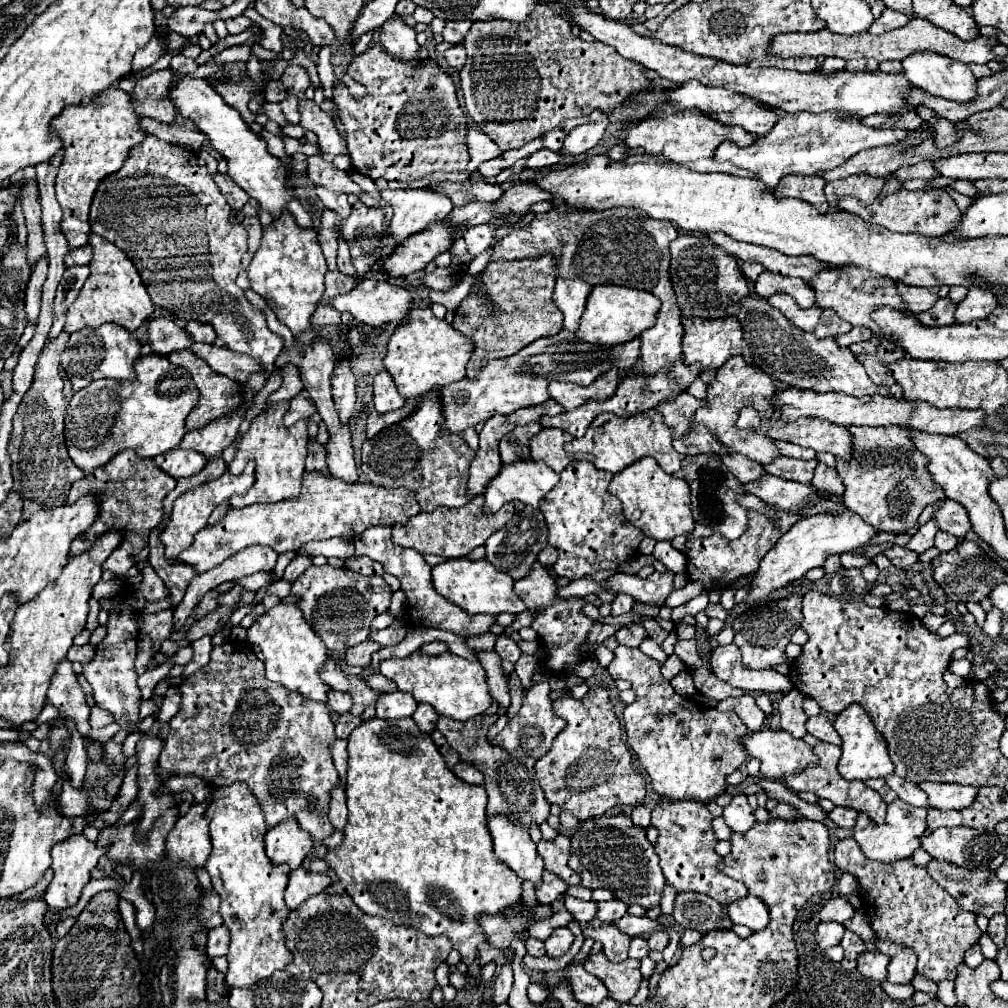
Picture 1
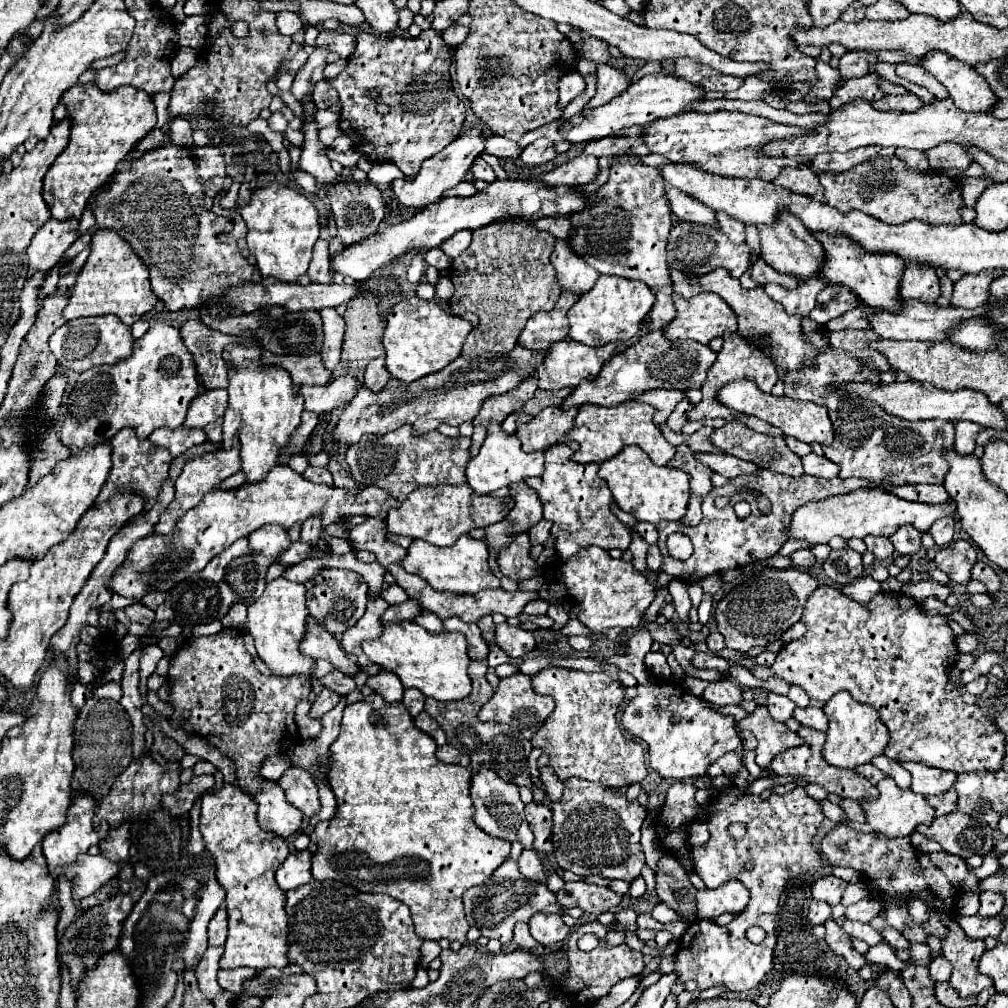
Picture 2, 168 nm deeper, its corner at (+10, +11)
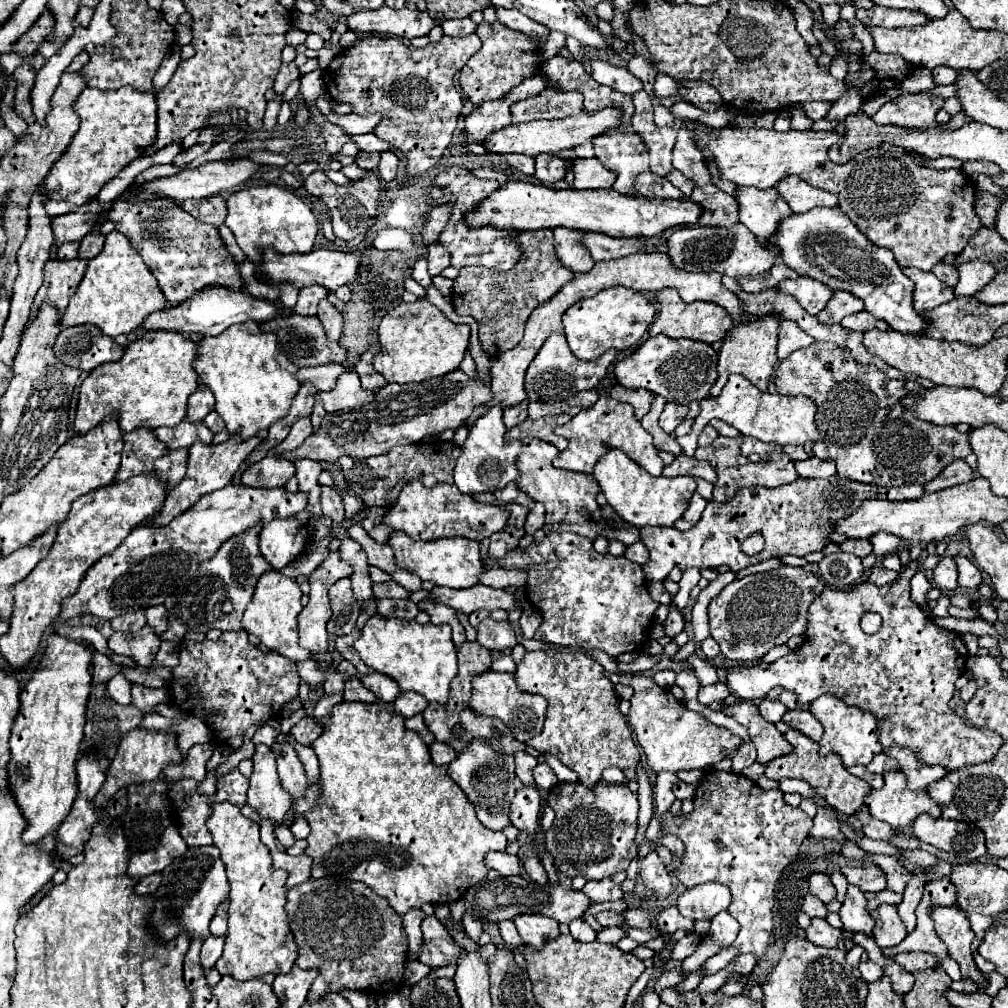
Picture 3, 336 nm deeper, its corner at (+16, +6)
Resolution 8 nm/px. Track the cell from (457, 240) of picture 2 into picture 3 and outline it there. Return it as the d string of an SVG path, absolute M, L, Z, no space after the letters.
M440 241L430 243L428 245L428 271L430 275L440 275L440 271L444 267L450 265L450 257L448 257L448 249L444 249L444 245L440 245Z

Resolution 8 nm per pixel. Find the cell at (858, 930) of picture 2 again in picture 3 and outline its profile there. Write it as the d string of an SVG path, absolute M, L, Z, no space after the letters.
M848 885L846 899L842 903L842 909L838 911L846 931L850 931L850 933L872 933L874 919L866 911L866 903L868 903L866 895L856 885Z

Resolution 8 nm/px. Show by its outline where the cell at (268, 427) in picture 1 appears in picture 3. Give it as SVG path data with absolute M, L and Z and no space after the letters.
M256 321L232 325L232 329L216 337L204 337L194 367L200 381L214 393L216 413L224 419L228 433L236 433L244 441L286 417L300 389L296 379L298 367L280 353L276 335L260 331Z

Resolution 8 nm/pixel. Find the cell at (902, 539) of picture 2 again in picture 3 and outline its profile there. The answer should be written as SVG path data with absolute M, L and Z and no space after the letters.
M880 533L870 537L870 543L874 547L874 555L878 557L886 557L886 555L894 555L904 547L904 541L892 533Z

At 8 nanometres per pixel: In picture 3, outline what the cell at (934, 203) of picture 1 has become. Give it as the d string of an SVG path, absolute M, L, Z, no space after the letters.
M706 127L706 131L690 129L690 133L692 133L692 137L694 137L696 149L700 149L700 153L704 155L704 159L718 167L720 179L730 181L730 183L734 183L734 185L738 185L738 187L740 187L740 185L742 185L742 187L746 185L746 187L756 187L756 189L768 189L768 187L774 187L782 177L798 175L798 177L802 177L804 181L808 181L812 187L820 187L820 189L824 189L824 191L836 193L836 195L838 195L838 209L840 209L846 217L850 217L850 221L860 229L860 233L864 233L864 235L868 237L868 241L876 243L878 247L890 249L890 251L894 253L894 257L896 257L896 261L898 261L900 267L916 267L916 269L920 269L920 271L932 271L932 267L934 267L938 261L942 261L944 255L956 255L956 253L960 253L960 251L966 247L970 235L982 225L980 219L978 219L976 213L974 213L974 191L976 191L976 185L974 185L974 181L972 181L970 177L966 177L960 169L944 169L944 171L942 171L942 169L930 169L930 167L922 167L922 165L914 163L910 155L896 153L896 151L880 151L880 149L862 151L862 153L858 153L856 157L852 157L846 165L834 165L834 163L828 159L828 149L830 149L832 143L838 143L838 139L840 139L840 135L838 135L836 131L794 131L794 129L790 129L790 131L786 131L786 133L780 133L780 131L774 131L774 129L740 129L740 127L722 127L722 129L716 129L716 127Z

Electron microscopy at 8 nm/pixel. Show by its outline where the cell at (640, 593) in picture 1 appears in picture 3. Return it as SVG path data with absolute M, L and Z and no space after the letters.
M638 541L636 545L632 545L632 547L628 547L628 549L626 549L624 557L626 557L628 561L638 563L638 565L646 565L646 563L648 563L648 549L646 549L646 545L644 545L644 543L640 543L640 541Z

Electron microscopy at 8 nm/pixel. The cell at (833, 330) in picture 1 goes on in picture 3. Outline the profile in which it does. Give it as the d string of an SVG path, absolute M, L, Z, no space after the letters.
M836 291L834 297L828 301L828 305L816 315L816 319L824 325L832 325L832 323L840 323L842 317L858 313L862 309L864 309L864 303L858 297L846 291Z

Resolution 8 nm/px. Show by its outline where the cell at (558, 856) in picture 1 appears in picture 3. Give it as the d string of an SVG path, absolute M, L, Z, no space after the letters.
M524 785L512 801L510 809L510 821L512 825L528 835L536 835L540 831L540 819L542 819L542 799L536 787Z

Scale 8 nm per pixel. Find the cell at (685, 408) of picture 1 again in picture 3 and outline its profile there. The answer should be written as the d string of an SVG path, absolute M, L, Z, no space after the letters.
M614 385L610 389L610 397L616 399L616 401L624 401L624 403L630 403L634 407L634 417L640 421L652 407L652 401L654 401L654 395L646 389L626 389L622 385Z

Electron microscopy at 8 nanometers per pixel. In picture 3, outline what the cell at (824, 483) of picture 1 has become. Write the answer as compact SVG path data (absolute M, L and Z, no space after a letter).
M808 457L806 461L794 463L796 471L804 479L828 479L836 475L836 465L832 461L822 461L818 457Z

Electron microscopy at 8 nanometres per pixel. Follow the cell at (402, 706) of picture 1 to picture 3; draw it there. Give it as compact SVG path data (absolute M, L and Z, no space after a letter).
M382 673L364 675L364 677L360 677L360 681L364 683L366 689L370 689L384 703L394 703L396 695L400 693L396 681L392 681L388 675L382 675Z

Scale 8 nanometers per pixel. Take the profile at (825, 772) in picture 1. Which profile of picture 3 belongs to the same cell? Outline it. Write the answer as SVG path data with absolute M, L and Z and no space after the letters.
M790 729L786 735L786 741L792 743L794 751L788 753L788 755L782 755L782 757L776 757L772 759L768 765L766 765L766 777L768 779L774 779L774 781L780 781L784 777L794 777L794 779L804 779L806 783L810 783L816 793L820 797L824 797L824 801L834 807L838 813L844 813L844 815L854 815L862 803L864 803L864 797L870 793L870 785L866 781L862 781L860 777L854 777L846 771L846 767L842 765L840 757L836 755L826 755L826 757L820 757L818 755L818 743L814 743L812 739L804 737L800 731L796 729Z

